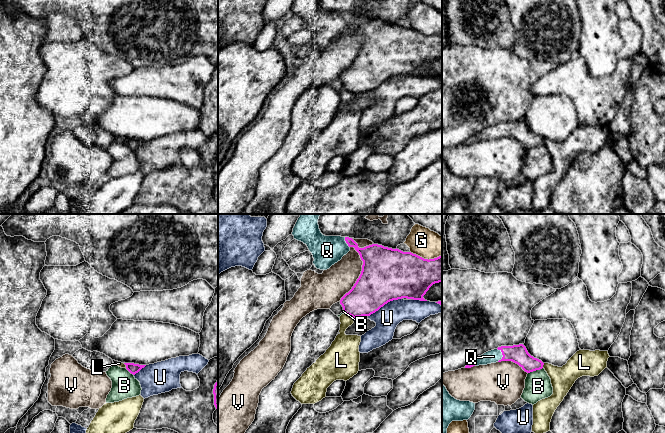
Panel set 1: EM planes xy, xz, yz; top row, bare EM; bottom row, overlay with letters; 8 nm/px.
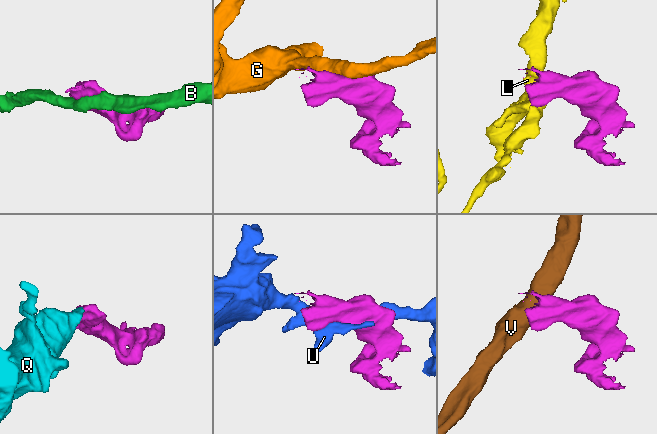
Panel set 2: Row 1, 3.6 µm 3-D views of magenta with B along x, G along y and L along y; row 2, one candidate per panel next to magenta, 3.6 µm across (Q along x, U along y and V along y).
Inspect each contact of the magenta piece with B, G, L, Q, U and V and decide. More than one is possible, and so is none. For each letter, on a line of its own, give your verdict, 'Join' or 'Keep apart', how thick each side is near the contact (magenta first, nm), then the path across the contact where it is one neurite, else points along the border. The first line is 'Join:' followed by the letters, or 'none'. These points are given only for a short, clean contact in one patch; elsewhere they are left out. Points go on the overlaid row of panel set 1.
Join: Q
B: Keep apart. Thickness 150 nm (magenta) against 220 nm
G: Keep apart. Thickness 380 nm (magenta) against 220 nm
L: Keep apart. Thickness 280 nm (magenta) against 180 nm. Boundary: xz (344, 312), (353, 318)
Q: Join. Thickness 150 nm (magenta) against 110 nm. Path across: yz (518, 354), (502, 354), (493, 356)
U: Keep apart. Thickness 420 nm (magenta) against 200 nm
V: Keep apart. Thickness 420 nm (magenta) against 240 nm

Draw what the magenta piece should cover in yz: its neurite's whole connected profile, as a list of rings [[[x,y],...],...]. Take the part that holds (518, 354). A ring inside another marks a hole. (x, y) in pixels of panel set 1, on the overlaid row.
[[[523,344],[513,346],[501,346],[488,351],[471,360],[465,368],[487,365],[501,361],[512,361],[518,364],[525,372],[530,373],[543,368],[544,363],[531,356]]]

